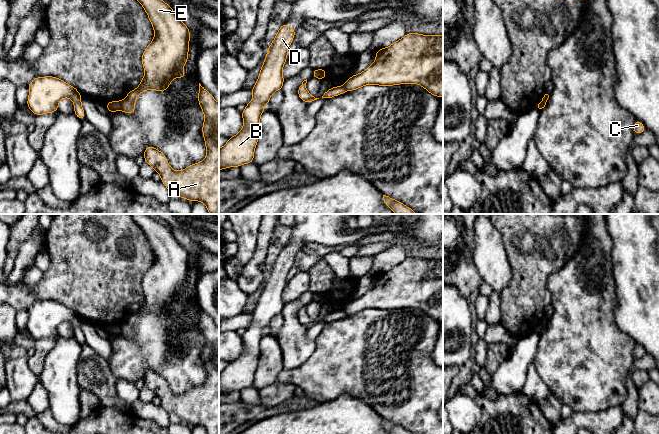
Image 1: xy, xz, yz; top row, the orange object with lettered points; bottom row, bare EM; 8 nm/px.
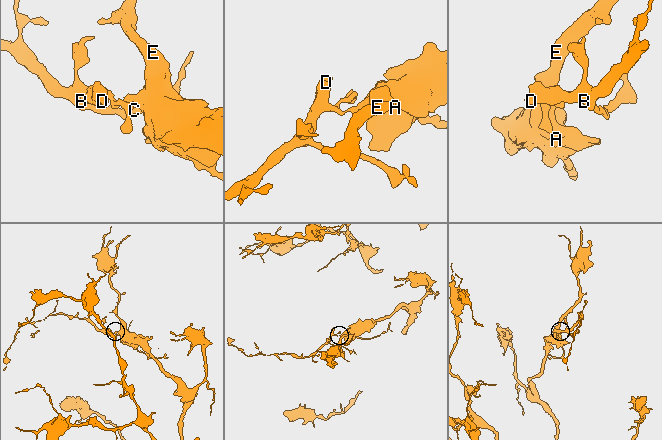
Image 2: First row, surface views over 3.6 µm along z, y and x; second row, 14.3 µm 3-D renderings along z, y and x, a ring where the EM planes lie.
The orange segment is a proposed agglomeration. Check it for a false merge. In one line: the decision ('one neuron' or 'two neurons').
two neurons

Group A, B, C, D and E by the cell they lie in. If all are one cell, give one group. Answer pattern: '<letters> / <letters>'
A E / B C D

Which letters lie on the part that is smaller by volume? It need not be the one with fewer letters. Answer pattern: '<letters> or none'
B, C, D

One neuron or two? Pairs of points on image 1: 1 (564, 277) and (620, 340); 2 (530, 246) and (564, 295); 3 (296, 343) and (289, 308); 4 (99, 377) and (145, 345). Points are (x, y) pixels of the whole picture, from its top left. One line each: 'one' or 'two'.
1: one
2: two
3: one
4: two

